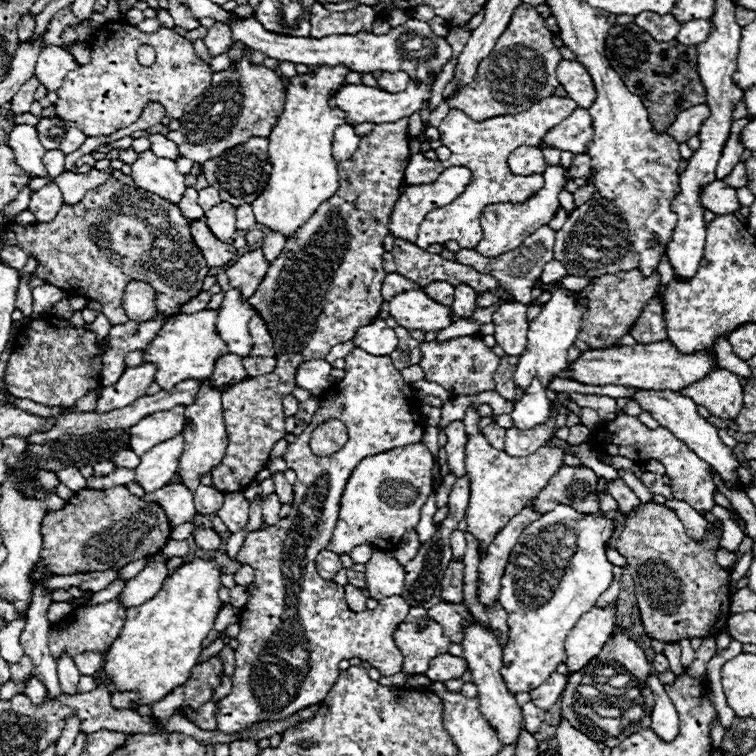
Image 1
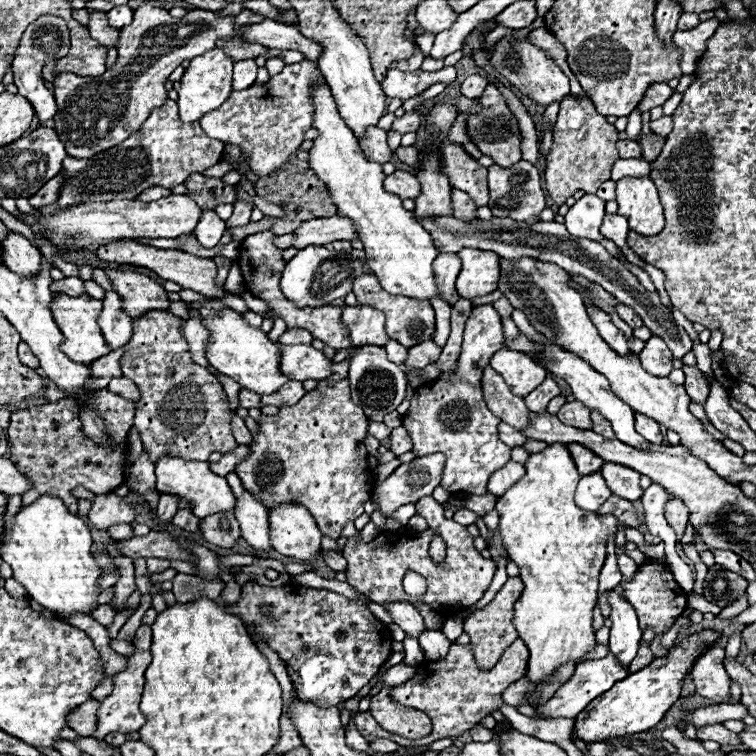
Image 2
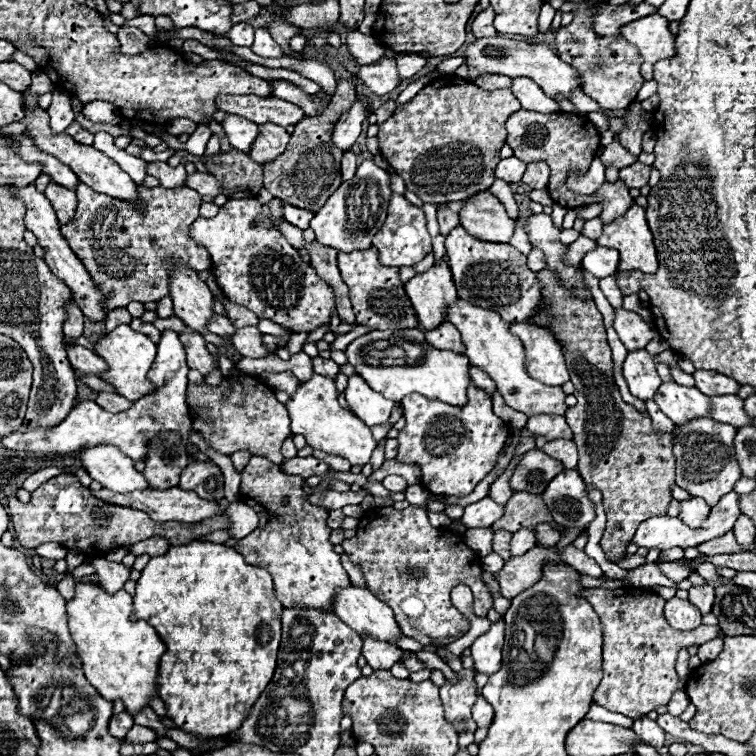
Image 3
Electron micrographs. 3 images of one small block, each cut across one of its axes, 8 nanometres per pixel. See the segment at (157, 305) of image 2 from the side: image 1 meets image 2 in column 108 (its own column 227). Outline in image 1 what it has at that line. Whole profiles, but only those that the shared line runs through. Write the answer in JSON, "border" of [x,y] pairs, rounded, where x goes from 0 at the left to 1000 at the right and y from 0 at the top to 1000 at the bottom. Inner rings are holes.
{"border":[[[336,331],[323,336],[307,354],[302,354],[299,365],[304,370],[304,378],[317,384],[320,397],[328,397],[349,370],[354,352],[357,349],[349,344],[349,336],[344,331]]]}

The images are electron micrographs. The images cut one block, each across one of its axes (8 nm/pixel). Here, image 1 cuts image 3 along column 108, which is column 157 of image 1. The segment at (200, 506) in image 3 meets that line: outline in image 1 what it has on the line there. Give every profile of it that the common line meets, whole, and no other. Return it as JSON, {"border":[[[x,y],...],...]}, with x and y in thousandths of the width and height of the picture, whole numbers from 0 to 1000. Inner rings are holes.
{"border":[[[222,640],[222,643],[212,646],[212,651],[201,651],[201,653],[188,656],[188,661],[212,667],[228,696],[243,693],[259,683],[254,651],[241,640]]]}

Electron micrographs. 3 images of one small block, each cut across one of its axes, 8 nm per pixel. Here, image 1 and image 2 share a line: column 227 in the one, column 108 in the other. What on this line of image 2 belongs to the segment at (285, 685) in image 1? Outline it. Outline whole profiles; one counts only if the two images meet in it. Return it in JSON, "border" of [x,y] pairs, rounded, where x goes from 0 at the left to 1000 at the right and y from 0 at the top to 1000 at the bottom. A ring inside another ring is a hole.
{"border":[[[177,860],[177,865],[167,868],[167,870],[169,870],[169,884],[151,894],[151,913],[148,913],[148,918],[132,929],[135,934],[132,934],[132,942],[130,942],[127,979],[138,979],[138,974],[148,971],[148,968],[185,966],[188,958],[193,955],[193,947],[185,942],[185,921],[188,921],[188,910],[190,910],[190,889],[193,889],[201,868],[198,868],[198,862]]]}

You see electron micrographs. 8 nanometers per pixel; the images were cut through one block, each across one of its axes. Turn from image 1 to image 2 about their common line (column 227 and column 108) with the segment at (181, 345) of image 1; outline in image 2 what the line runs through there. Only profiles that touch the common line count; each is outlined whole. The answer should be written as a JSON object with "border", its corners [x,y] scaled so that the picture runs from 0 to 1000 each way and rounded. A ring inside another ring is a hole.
{"border":[[[79,389],[79,392],[71,392],[69,402],[66,402],[66,410],[71,415],[71,423],[77,429],[77,434],[82,437],[85,442],[85,455],[82,455],[82,463],[98,476],[98,479],[106,479],[106,481],[114,481],[119,484],[124,476],[140,471],[146,466],[138,444],[135,444],[135,437],[130,431],[130,418],[132,418],[132,410],[135,410],[135,399],[132,397],[124,397],[119,392],[87,392],[87,389]]]}

